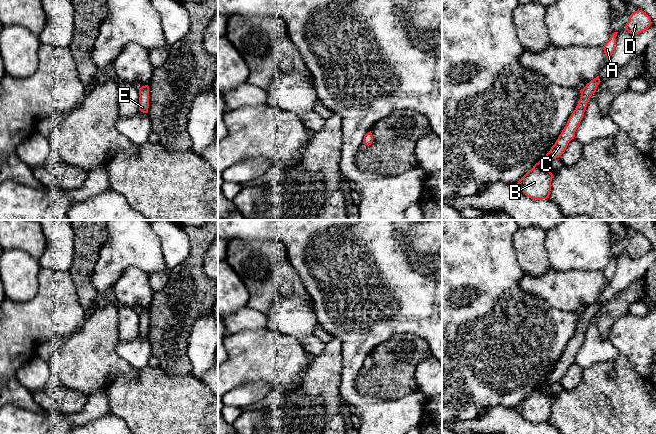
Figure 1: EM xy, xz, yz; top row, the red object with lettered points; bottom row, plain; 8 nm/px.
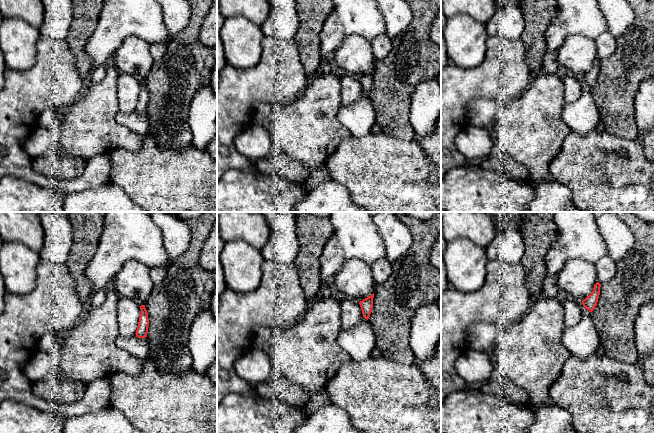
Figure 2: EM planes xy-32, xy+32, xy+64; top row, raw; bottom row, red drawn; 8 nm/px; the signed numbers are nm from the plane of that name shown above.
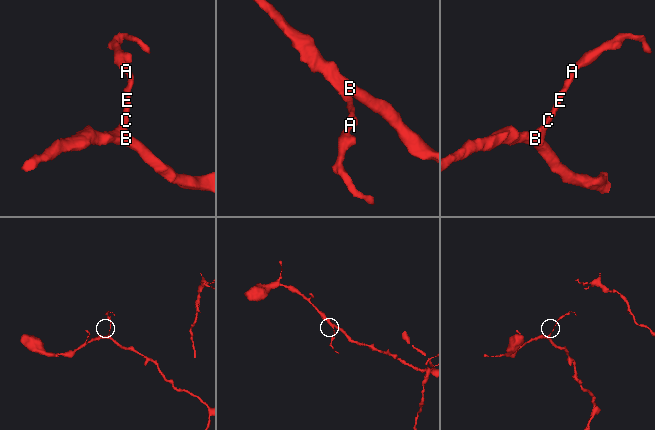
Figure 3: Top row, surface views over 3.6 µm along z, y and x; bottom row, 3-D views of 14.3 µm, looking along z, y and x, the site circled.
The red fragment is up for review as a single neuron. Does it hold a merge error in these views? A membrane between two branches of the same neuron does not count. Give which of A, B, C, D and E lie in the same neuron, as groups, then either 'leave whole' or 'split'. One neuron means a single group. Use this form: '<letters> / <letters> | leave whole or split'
A B C D E | leave whole

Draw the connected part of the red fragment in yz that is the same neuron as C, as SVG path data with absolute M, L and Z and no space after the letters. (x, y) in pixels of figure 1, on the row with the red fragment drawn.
M597 76L580 90L580 100L555 144L546 156L518 181L518 187L527 197L534 200L549 198L553 174L547 169L547 164L553 159L561 157L568 143L574 139L590 97L596 92L600 82L599 76Z

